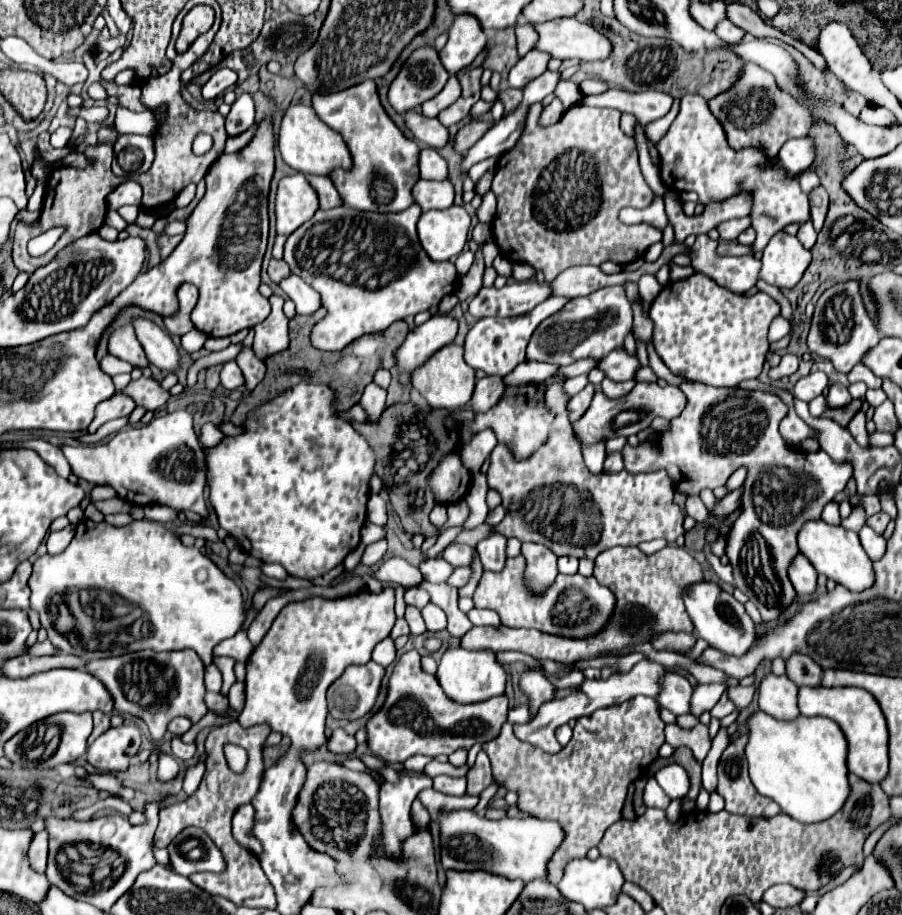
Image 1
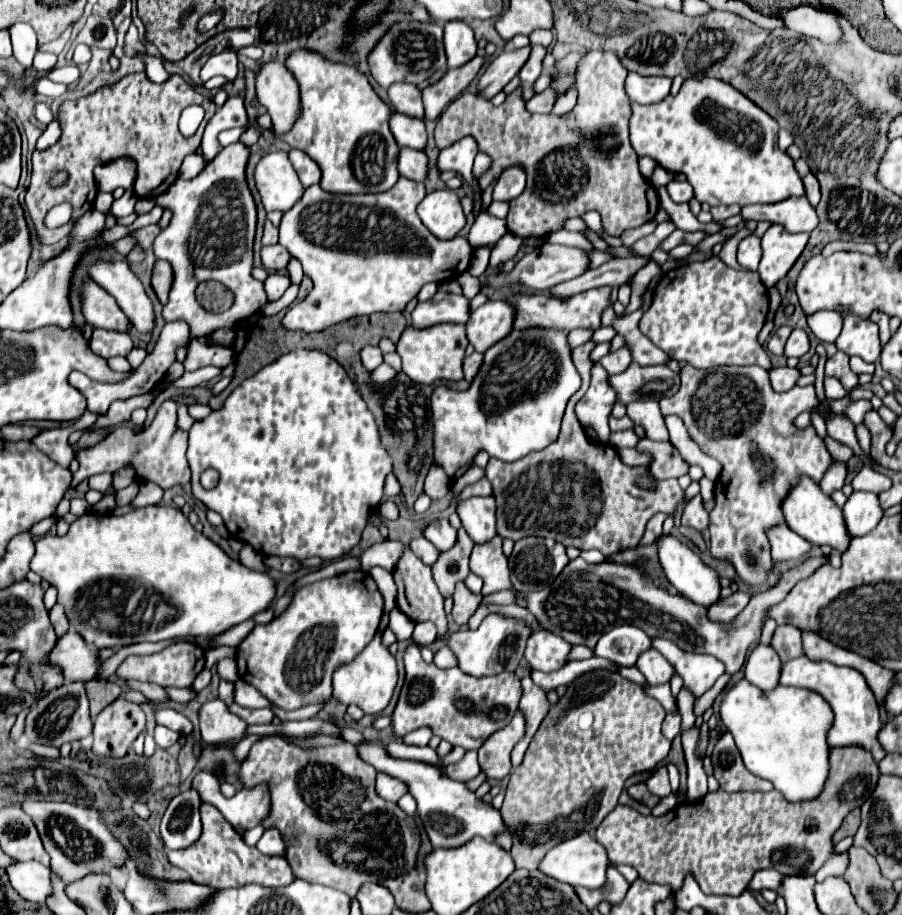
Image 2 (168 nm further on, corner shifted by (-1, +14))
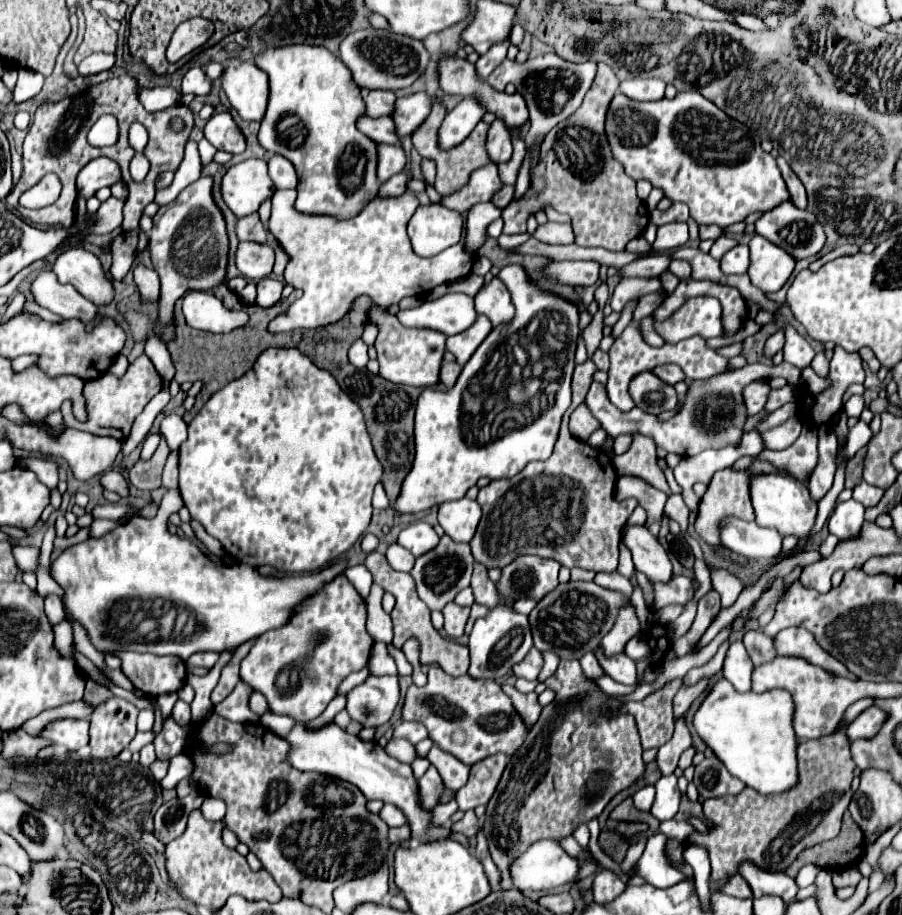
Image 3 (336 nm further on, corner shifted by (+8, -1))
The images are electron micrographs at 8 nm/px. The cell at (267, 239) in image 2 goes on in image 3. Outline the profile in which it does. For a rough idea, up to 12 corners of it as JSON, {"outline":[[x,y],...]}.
{"outline":[[258,213],[236,221],[240,241],[266,243],[268,231]]}

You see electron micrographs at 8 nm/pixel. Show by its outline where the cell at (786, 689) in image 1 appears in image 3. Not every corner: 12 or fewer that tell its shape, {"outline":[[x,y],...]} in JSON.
{"outline":[[732,641],[722,675],[750,691],[752,661],[740,641]]}

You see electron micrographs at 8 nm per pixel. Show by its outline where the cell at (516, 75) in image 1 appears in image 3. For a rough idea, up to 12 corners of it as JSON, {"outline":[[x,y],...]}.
{"outline":[[462,99],[438,129],[448,151],[472,133],[484,113],[476,99]]}

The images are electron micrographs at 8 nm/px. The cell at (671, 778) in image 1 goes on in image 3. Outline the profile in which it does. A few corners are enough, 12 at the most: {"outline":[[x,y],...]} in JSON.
{"outline":[[676,775],[654,783],[650,813],[658,821],[674,819],[680,805]]}

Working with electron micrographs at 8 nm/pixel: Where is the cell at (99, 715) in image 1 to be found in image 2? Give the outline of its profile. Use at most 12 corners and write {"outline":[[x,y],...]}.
{"outline":[[89,680],[91,718],[117,700],[121,686],[109,680]]}

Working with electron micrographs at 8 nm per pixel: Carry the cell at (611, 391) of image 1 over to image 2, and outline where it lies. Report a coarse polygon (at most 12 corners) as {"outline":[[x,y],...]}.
{"outline":[[627,348],[607,354],[599,364],[609,374],[619,374],[631,364]]}

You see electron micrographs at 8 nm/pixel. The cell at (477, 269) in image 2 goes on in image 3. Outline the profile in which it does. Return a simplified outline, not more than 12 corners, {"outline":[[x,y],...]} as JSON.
{"outline":[[448,293],[398,311],[406,327],[446,337],[476,321],[474,299]]}

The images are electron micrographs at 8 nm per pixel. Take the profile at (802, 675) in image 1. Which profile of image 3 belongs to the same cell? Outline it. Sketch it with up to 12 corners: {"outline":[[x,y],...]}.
{"outline":[[744,631],[742,643],[754,665],[776,657],[772,637]]}

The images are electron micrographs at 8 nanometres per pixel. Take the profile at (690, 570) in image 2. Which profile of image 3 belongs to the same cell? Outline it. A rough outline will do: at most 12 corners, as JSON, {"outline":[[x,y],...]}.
{"outline":[[624,525],[622,543],[652,583],[672,577],[664,547],[644,525]]}

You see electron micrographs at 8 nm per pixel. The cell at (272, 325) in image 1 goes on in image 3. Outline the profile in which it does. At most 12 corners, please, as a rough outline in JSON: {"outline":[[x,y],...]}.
{"outline":[[274,277],[258,281],[256,305],[272,307],[284,283]]}

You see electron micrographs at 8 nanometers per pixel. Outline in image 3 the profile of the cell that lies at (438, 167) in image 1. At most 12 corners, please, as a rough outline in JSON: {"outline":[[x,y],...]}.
{"outline":[[362,115],[356,127],[372,141],[398,143],[394,121]]}

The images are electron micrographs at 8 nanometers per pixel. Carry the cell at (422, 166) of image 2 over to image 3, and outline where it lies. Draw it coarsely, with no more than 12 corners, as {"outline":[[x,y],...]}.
{"outline":[[376,143],[378,183],[404,169],[402,147]]}

